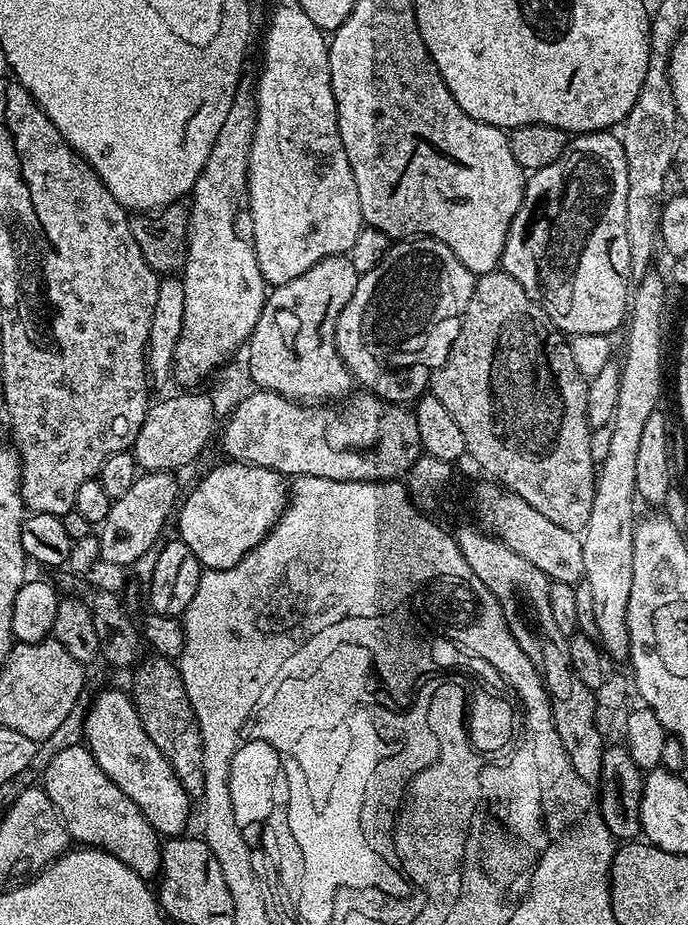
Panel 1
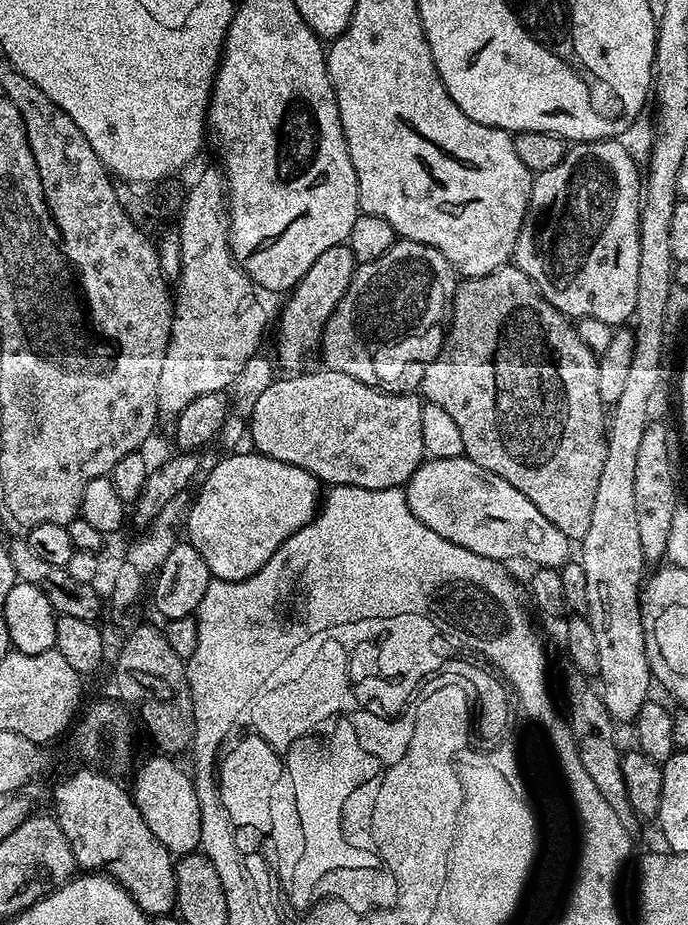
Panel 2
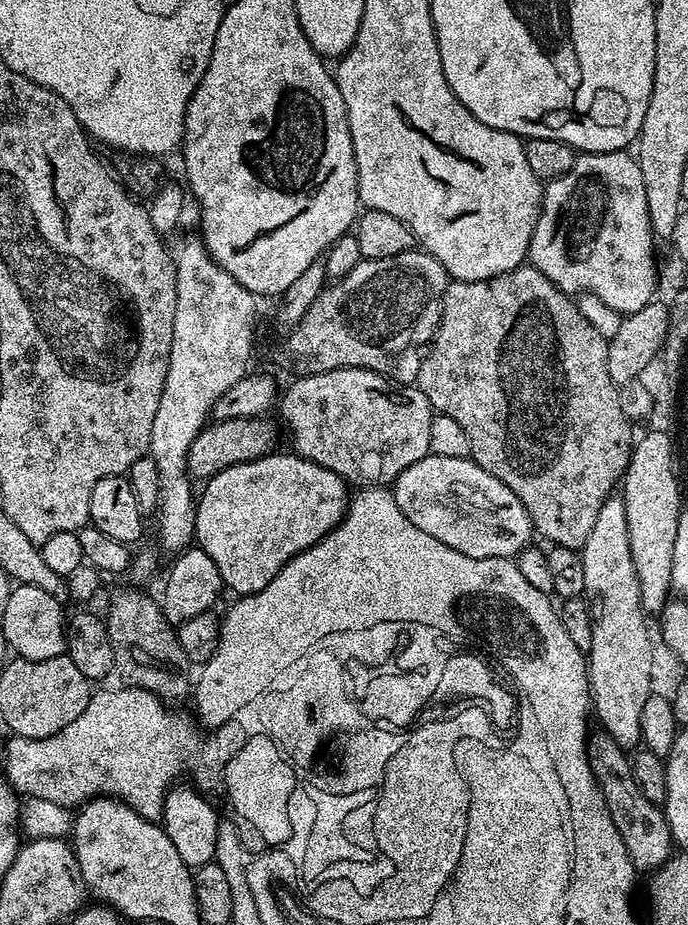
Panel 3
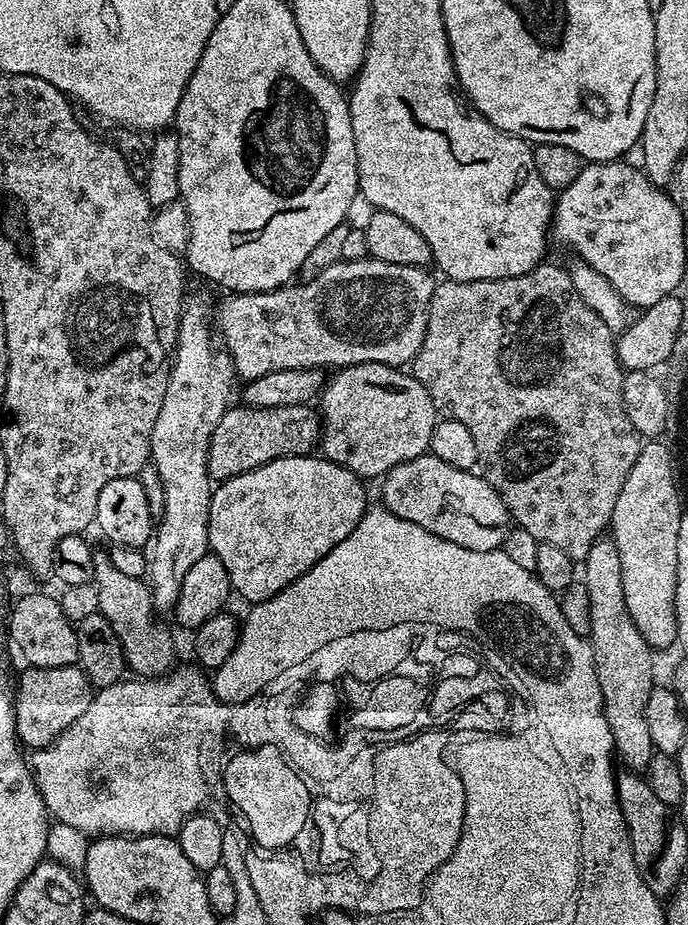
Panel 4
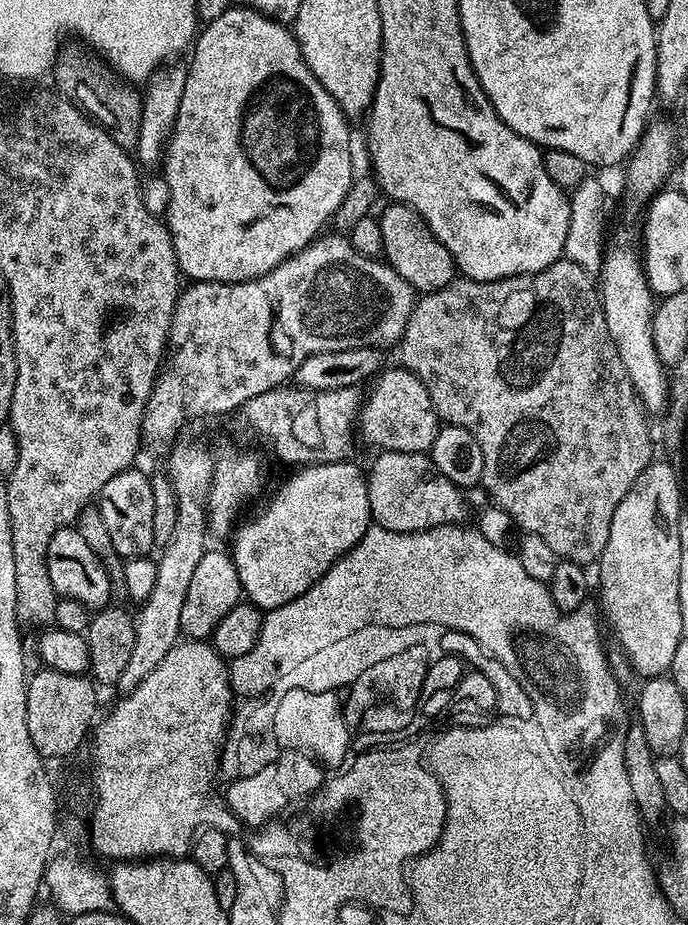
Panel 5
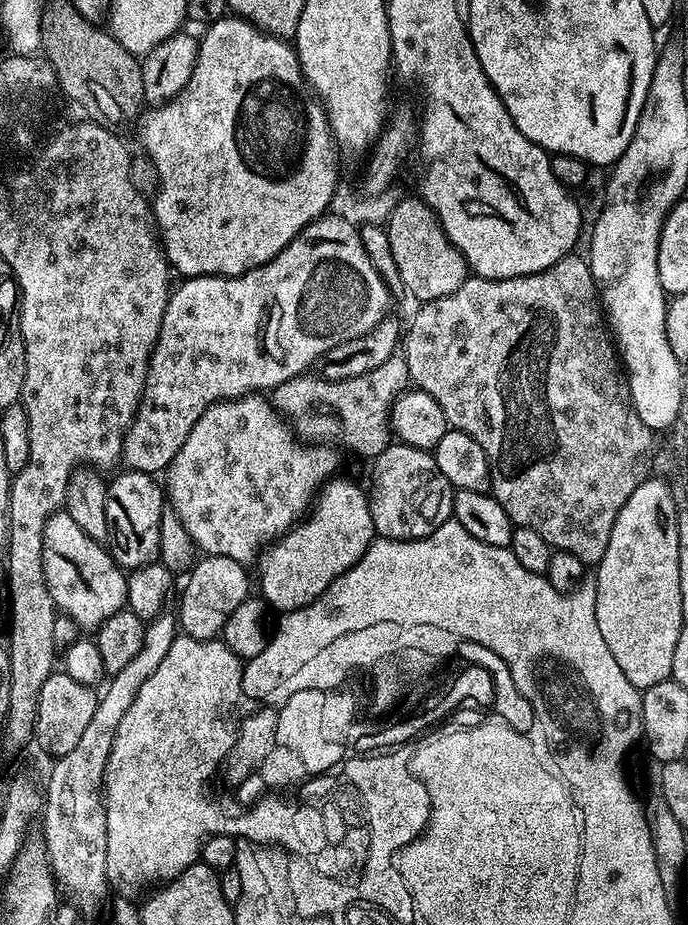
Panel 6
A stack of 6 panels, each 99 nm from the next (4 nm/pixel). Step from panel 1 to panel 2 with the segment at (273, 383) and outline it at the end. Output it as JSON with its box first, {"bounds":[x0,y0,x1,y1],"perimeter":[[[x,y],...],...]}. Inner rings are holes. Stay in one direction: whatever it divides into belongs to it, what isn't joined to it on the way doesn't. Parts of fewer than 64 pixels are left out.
{"bounds":[276,243,357,374],"perimeter":[[[347,243],[335,244],[330,246],[330,250],[322,250],[322,254],[314,258],[314,266],[310,266],[310,270],[306,270],[296,287],[291,289],[292,300],[280,312],[280,330],[276,342],[276,356],[285,368],[285,373],[296,374],[305,367],[304,359],[314,352],[314,342],[319,341],[325,322],[330,314],[334,314],[338,302],[342,302],[357,267],[352,249]]]}

